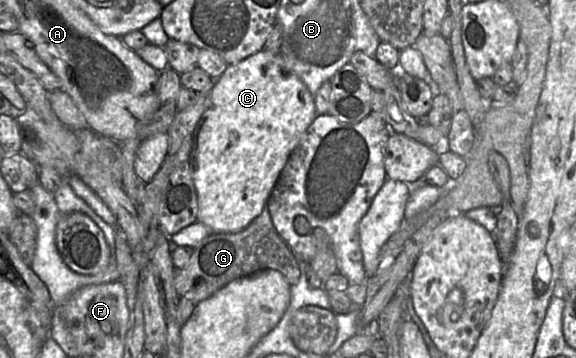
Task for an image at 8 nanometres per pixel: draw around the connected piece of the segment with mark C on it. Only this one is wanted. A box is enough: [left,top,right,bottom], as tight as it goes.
[189,49,317,234]

